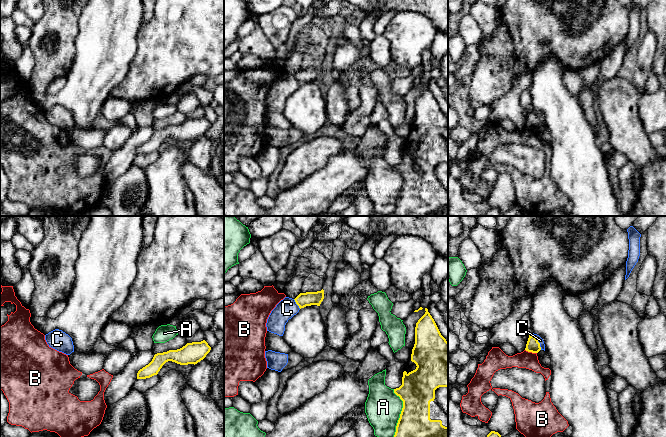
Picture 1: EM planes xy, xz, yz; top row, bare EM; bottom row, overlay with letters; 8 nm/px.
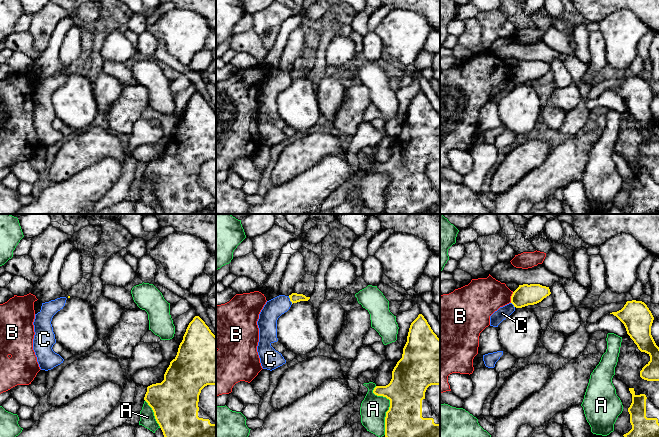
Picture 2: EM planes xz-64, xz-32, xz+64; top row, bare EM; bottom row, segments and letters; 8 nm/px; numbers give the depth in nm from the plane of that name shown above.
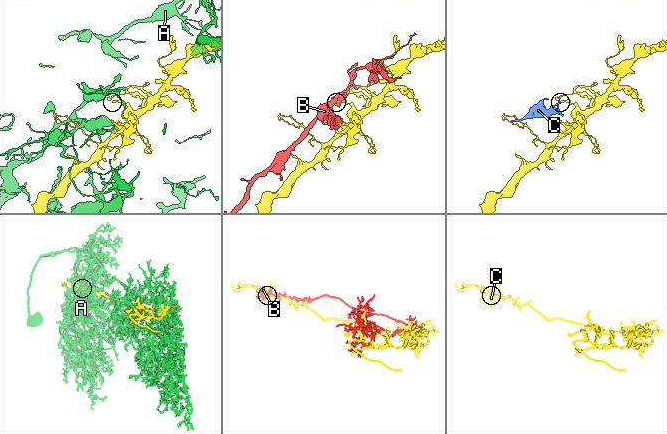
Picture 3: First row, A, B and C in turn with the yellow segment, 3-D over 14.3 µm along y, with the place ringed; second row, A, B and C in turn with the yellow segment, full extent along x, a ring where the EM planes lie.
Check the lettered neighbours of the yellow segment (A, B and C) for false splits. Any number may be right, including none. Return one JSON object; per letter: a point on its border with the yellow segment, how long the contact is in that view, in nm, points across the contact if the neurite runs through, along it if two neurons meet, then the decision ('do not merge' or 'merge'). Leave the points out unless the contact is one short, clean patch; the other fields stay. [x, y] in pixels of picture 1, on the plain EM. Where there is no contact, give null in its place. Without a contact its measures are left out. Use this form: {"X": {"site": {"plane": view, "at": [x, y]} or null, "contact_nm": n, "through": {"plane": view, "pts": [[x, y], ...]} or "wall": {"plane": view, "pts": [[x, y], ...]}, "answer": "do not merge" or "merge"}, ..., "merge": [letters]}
{"A": {"site": {"plane": "xz", "at": [401, 189]}, "contact_nm": 380, "answer": "do not merge"}, "B": {"site": {"plane": "yz", "at": [531, 127]}, "contact_nm": 100, "answer": "do not merge"}, "C": {"site": {"plane": "yz", "at": [538, 118]}, "contact_nm": 150, "wall": {"plane": "yz", "pts": [[531, 110], [537, 116], [541, 125]]}, "answer": "do not merge"}, "merge": []}

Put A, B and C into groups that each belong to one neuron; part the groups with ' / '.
A / B / C

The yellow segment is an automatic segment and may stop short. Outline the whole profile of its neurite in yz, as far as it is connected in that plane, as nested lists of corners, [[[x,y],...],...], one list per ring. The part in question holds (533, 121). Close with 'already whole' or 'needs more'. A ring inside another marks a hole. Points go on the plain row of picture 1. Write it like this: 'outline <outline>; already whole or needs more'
outline [[[529,111],[525,126],[532,129],[538,129],[541,126],[540,119],[534,112]]]; already whole

